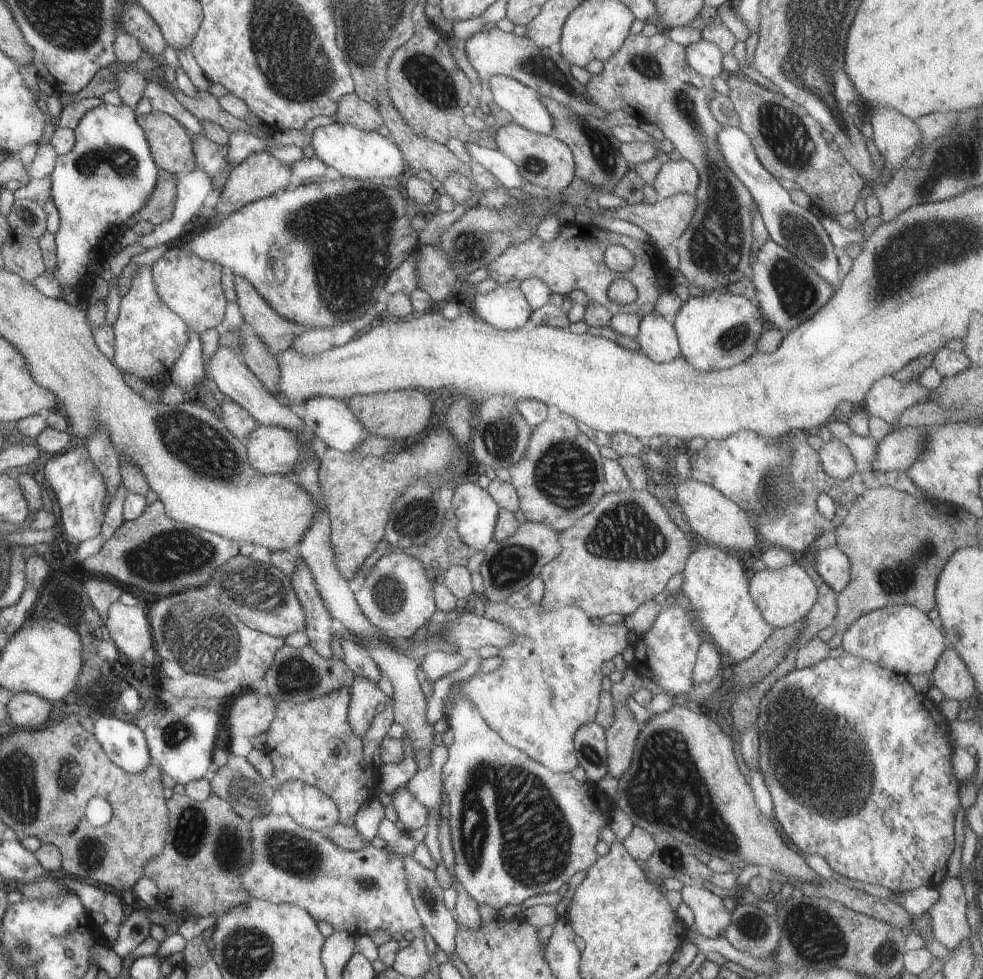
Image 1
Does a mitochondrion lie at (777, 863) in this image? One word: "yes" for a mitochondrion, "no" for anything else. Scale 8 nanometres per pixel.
no

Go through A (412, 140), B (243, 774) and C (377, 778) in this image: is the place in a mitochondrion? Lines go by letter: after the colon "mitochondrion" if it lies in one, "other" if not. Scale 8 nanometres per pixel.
A: other
B: mitochondrion
C: other

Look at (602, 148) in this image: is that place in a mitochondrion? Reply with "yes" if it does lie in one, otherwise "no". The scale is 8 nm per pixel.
yes

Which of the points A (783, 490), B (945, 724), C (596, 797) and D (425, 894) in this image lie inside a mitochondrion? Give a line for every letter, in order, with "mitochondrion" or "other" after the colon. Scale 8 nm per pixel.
A: mitochondrion
B: other
C: other
D: mitochondrion

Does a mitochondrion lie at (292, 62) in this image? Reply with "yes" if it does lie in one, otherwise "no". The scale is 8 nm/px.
yes

